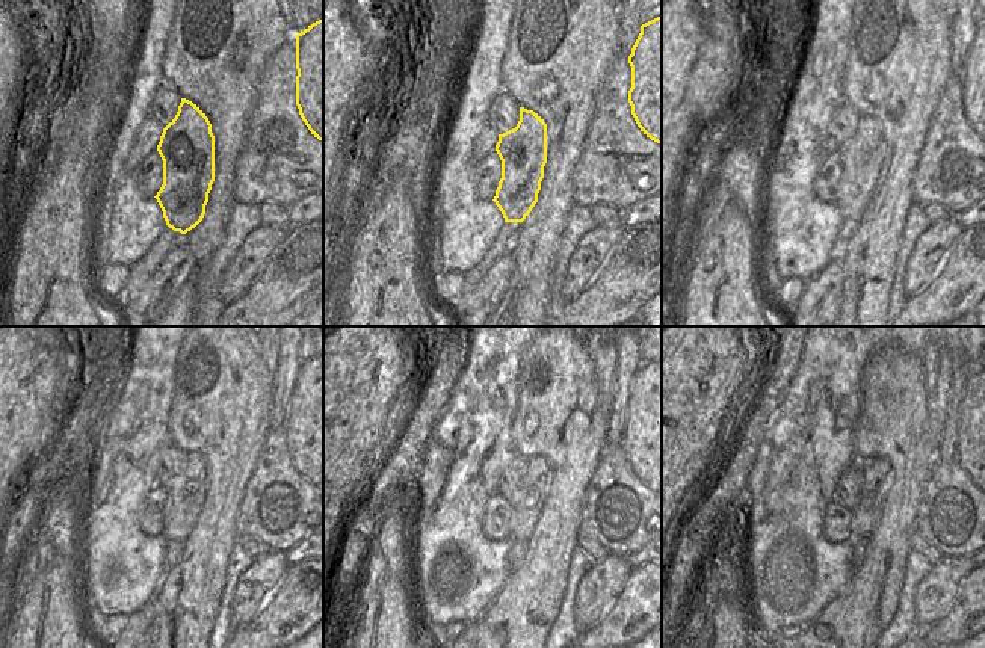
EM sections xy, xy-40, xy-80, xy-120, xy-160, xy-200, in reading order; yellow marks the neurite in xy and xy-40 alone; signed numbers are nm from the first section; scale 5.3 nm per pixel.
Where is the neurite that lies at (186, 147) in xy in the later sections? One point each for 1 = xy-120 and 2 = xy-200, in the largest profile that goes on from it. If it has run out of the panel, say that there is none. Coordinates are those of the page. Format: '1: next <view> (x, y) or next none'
1: next xy-120 (185, 499)
2: next xy-200 (876, 473)

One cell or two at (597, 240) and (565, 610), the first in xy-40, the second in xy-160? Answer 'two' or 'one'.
two

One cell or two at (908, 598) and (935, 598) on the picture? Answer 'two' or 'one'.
two

